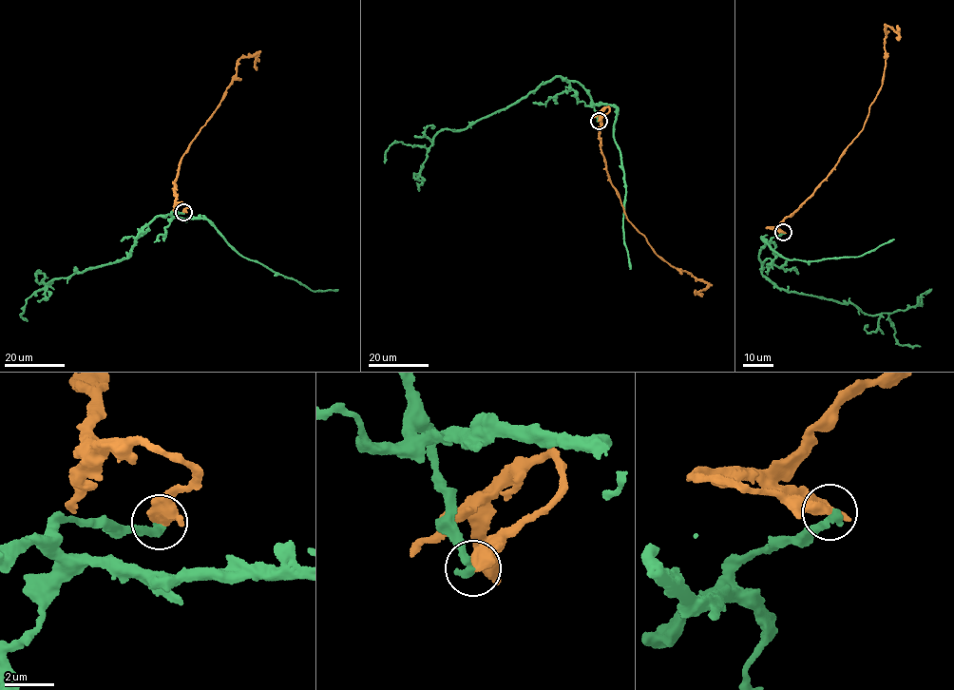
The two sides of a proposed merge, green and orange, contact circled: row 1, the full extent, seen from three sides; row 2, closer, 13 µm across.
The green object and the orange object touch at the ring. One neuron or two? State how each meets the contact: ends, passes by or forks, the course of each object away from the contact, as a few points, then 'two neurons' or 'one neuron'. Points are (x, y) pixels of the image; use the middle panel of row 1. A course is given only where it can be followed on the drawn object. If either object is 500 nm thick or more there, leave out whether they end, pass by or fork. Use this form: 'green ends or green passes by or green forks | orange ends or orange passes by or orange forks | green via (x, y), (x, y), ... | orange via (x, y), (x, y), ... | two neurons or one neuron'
green via (599, 121), (587, 90), (558, 76), (468, 126), (440, 130), (428, 147), (396, 141), (386, 152), (385, 162) | orange via (599, 121), (608, 106), (600, 116), (601, 148), (628, 220), (656, 254), (707, 285), (694, 293) | one neuron

